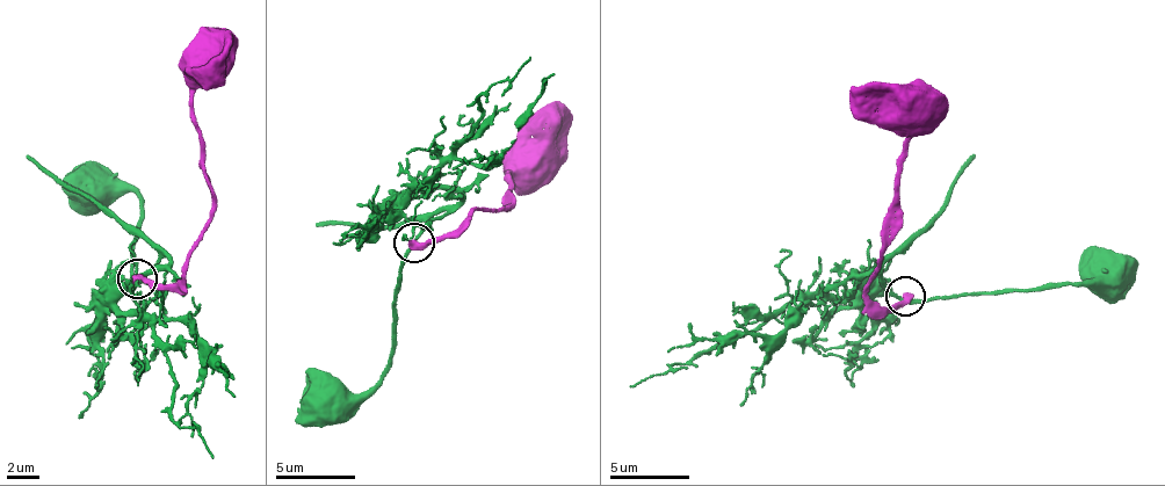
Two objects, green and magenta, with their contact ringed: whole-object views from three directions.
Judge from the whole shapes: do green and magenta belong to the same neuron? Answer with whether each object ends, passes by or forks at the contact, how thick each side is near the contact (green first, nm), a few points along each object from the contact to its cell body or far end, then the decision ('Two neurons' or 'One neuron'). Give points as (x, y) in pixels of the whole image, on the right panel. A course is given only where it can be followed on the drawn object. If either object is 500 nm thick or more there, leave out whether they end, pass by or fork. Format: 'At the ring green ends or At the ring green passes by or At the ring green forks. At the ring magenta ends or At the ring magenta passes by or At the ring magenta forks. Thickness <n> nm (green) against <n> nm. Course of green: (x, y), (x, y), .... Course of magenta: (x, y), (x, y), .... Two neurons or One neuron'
At the ring green passes by. At the ring magenta ends. Thickness 200 nm (green) against 400 nm. Course of green: (902, 297), (916, 302), (1059, 289), (1083, 278), (1093, 282), (1097, 270). Course of magenta: (905, 297), (891, 310), (867, 299), (885, 223), (895, 212), (895, 185), (906, 136), (920, 130), (917, 114). Two neurons

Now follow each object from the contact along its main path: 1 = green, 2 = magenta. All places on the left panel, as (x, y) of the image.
1: (137, 281), (132, 282), (144, 200), (129, 186), (87, 190)
2: (138, 278), (167, 285), (182, 278), (188, 252), (210, 215), (205, 142), (192, 93), (219, 70), (215, 57)

